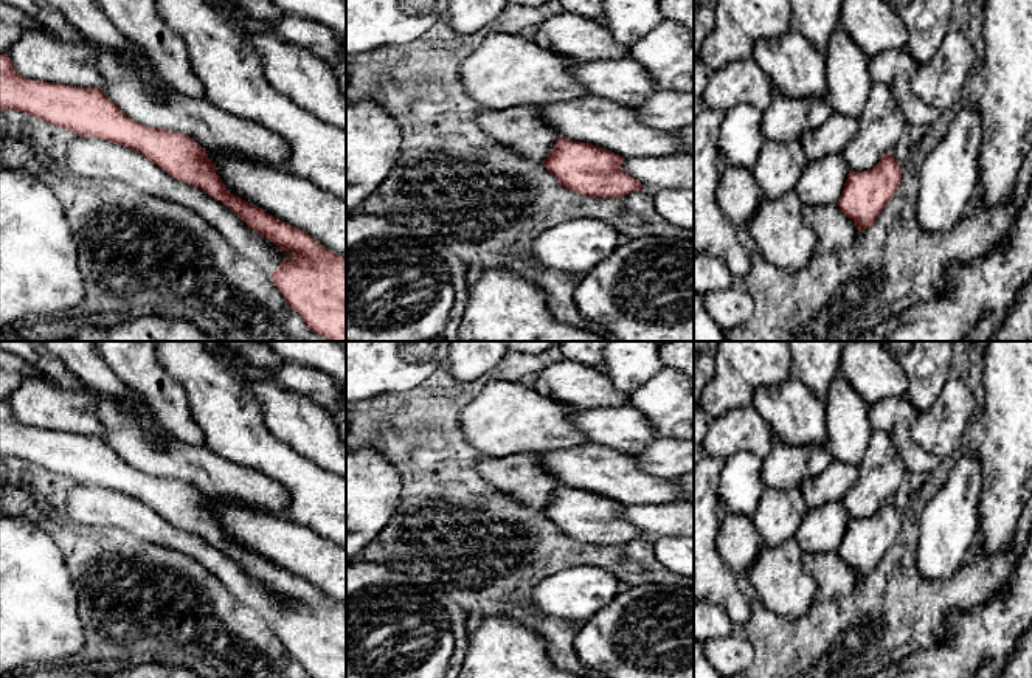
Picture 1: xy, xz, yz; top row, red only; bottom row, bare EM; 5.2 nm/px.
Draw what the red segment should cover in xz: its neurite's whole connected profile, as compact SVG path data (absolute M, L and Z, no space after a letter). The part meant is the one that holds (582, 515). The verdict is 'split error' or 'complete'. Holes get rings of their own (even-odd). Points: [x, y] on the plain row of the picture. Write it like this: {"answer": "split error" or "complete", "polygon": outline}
{"answer": "complete", "polygon": "M562 484L542 510L565 537L618 546L642 538L641 531L621 517L624 507L604 495Z"}

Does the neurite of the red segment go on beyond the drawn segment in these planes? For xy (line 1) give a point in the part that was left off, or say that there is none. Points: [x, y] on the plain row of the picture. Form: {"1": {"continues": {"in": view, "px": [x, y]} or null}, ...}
{"1": {"continues": null}}

